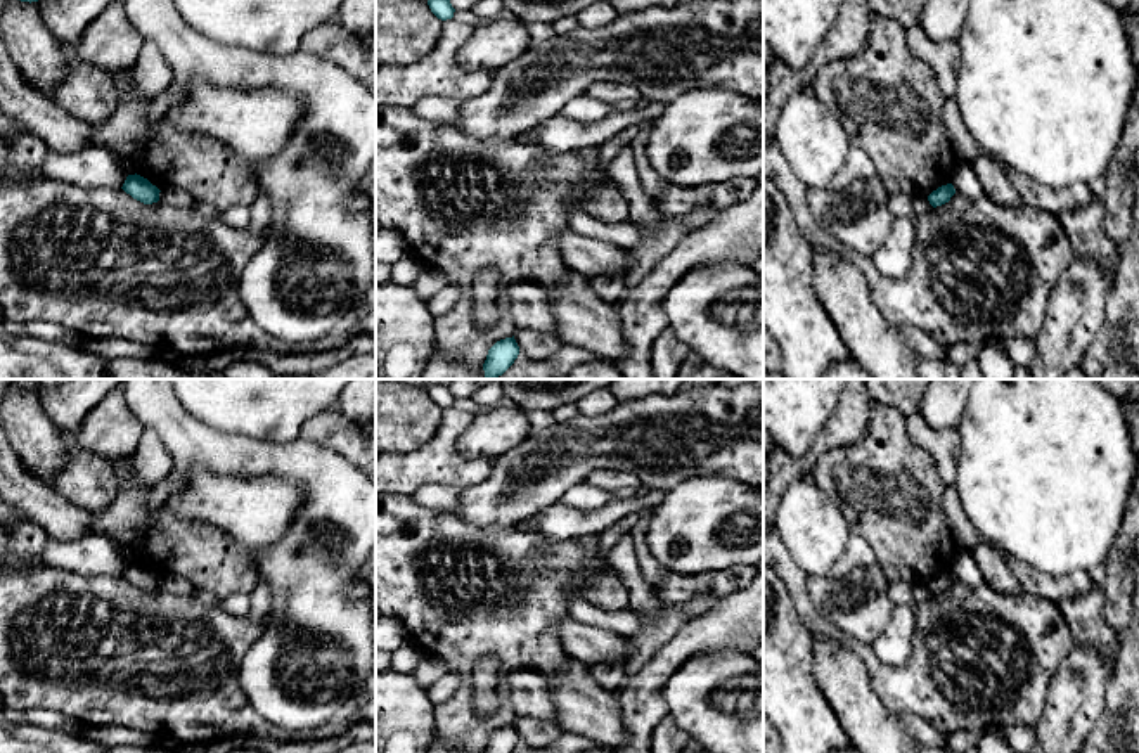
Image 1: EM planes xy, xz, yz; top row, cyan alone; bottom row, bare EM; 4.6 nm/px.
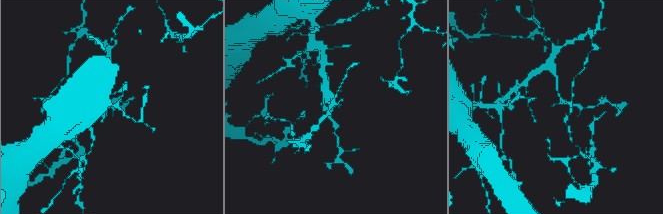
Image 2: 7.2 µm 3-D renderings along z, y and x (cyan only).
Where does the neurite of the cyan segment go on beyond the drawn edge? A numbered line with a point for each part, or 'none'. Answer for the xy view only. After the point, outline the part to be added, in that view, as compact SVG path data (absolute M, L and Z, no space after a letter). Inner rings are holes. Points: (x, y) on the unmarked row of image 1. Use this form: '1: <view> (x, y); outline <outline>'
none

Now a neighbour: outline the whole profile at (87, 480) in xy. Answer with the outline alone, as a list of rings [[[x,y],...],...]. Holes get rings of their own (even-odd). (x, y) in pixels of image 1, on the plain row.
[[[74,434],[64,440],[68,441],[68,460],[52,479],[54,488],[81,511],[90,514],[106,511],[118,492],[113,464],[106,457],[80,448]]]

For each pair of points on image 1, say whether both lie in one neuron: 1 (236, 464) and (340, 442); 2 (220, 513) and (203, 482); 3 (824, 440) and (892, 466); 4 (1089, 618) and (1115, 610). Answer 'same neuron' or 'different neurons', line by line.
1: different neurons
2: same neuron
3: different neurons
4: different neurons

